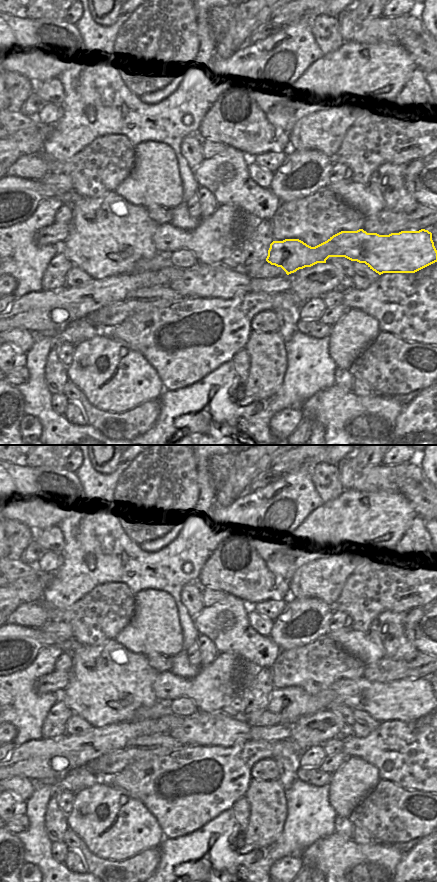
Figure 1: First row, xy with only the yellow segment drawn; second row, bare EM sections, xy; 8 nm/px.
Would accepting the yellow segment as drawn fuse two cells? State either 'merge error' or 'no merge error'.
no merge error

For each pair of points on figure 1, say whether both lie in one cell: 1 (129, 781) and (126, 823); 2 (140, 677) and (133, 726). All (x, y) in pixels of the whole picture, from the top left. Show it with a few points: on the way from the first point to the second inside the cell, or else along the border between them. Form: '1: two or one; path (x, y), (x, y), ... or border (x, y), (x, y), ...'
1: two; border (106, 783), (124, 789), (146, 807)
2: two; border (133, 720), (110, 725)

